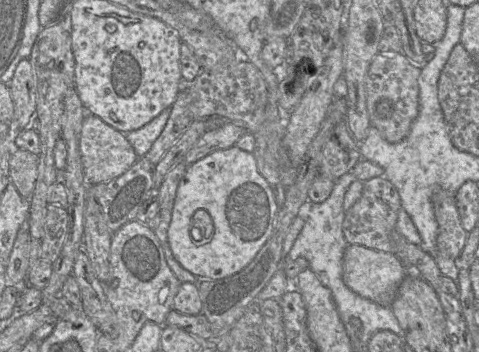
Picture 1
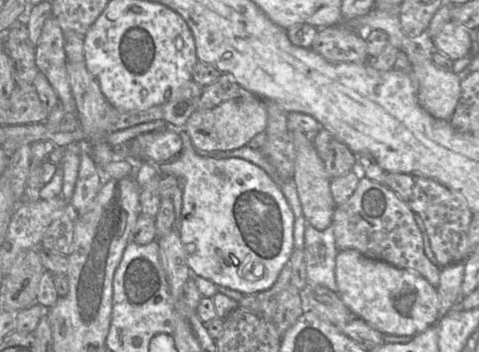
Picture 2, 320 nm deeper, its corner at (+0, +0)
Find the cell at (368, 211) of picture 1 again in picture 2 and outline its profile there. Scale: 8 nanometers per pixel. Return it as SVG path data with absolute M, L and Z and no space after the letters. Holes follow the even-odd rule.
M365 176L360 178L349 199L336 206L332 226L337 252L354 249L368 258L387 262L398 269L415 271L437 289L441 268L433 265L425 255L422 234L412 210L385 185Z

